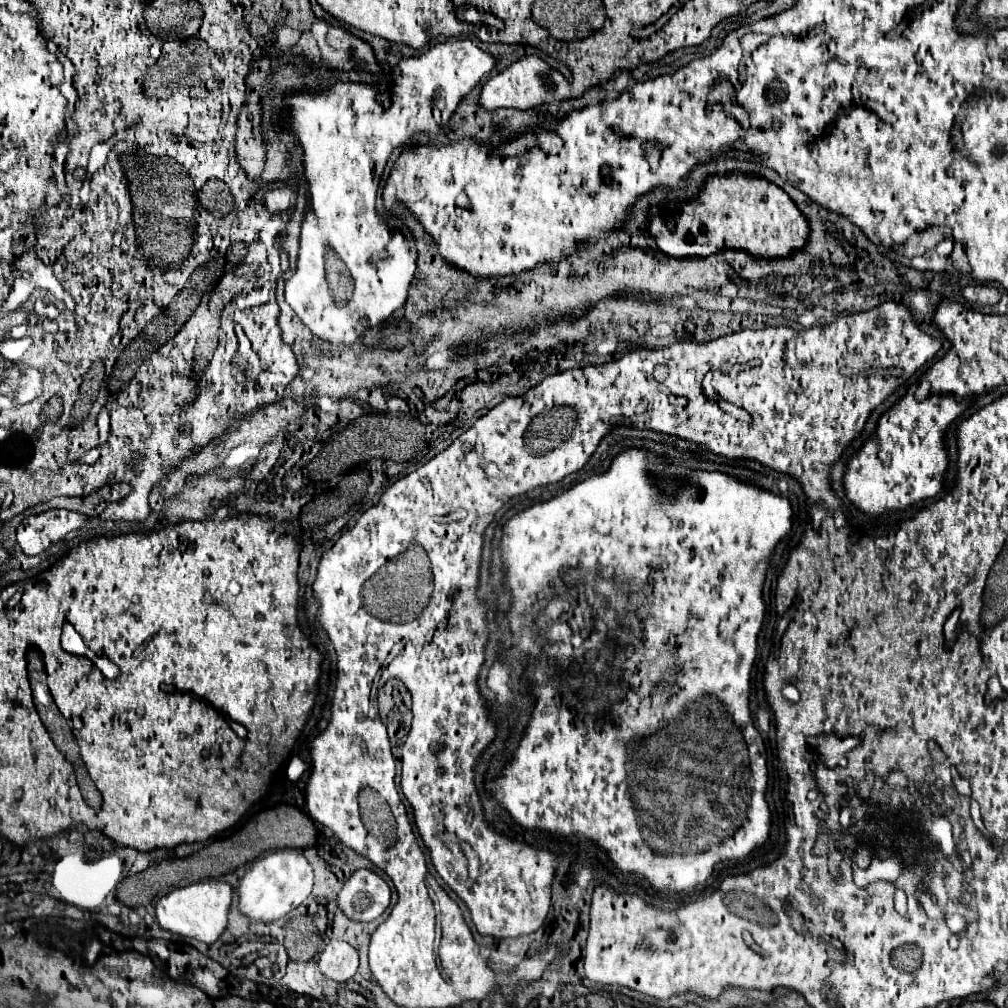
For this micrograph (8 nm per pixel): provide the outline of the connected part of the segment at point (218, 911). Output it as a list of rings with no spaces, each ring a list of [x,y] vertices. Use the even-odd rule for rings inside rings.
[[[198,881],[170,891],[156,903],[156,923],[164,931],[192,937],[202,943],[214,943],[228,923],[228,909],[232,903],[232,887],[224,881]]]

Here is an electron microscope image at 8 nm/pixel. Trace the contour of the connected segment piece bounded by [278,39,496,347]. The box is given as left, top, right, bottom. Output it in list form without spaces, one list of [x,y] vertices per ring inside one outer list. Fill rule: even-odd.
[[[448,39],[436,43],[426,51],[402,59],[390,79],[390,105],[378,105],[374,87],[364,83],[334,83],[330,87],[318,87],[314,91],[302,89],[298,93],[286,93],[280,103],[278,117],[282,119],[282,131],[294,135],[304,151],[304,177],[308,183],[308,213],[302,221],[300,249],[294,275],[286,281],[286,303],[296,311],[302,323],[322,341],[330,341],[338,347],[354,345],[366,329],[382,327],[396,309],[402,309],[408,295],[408,285],[416,269],[416,241],[410,235],[392,231],[376,215],[376,191],[380,185],[382,171],[394,149],[404,149],[416,141],[422,131],[438,135],[450,115],[458,109],[460,99],[472,91],[472,87],[488,77],[496,65],[496,59],[478,49],[470,39]],[[326,247],[344,261],[352,275],[354,291],[346,301],[338,301],[330,289],[326,277]]]

